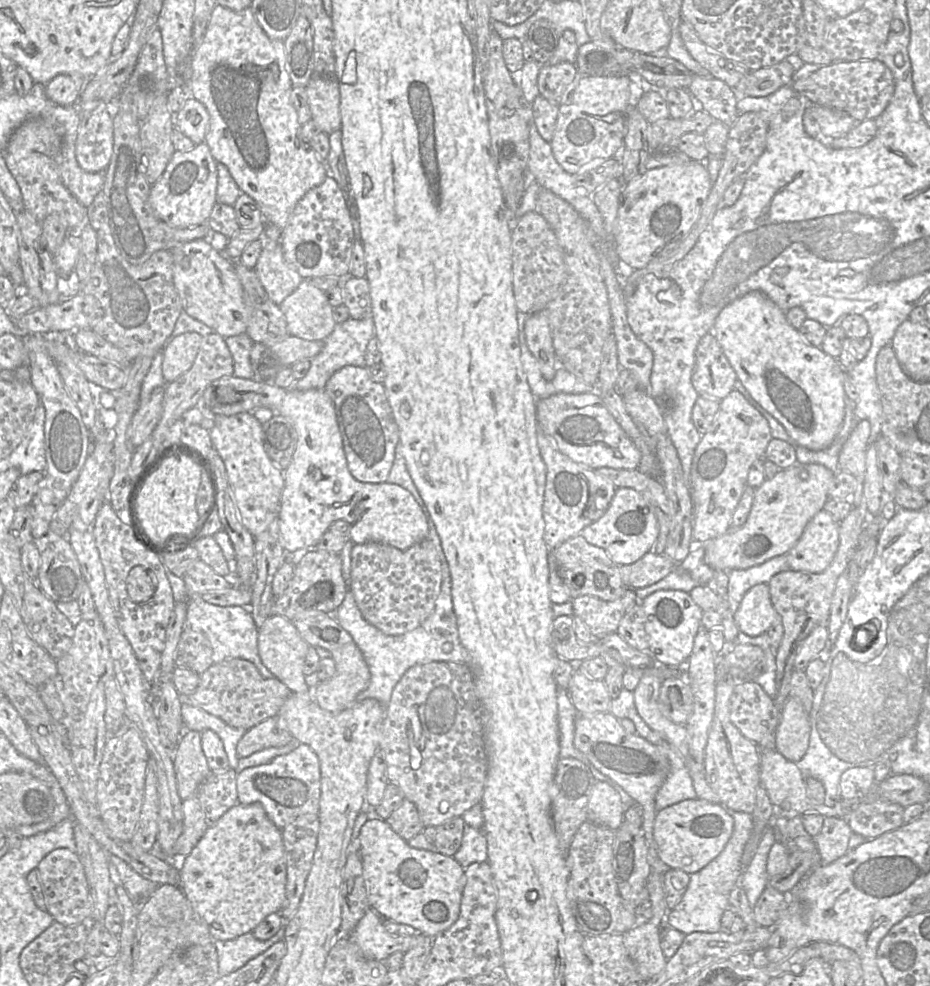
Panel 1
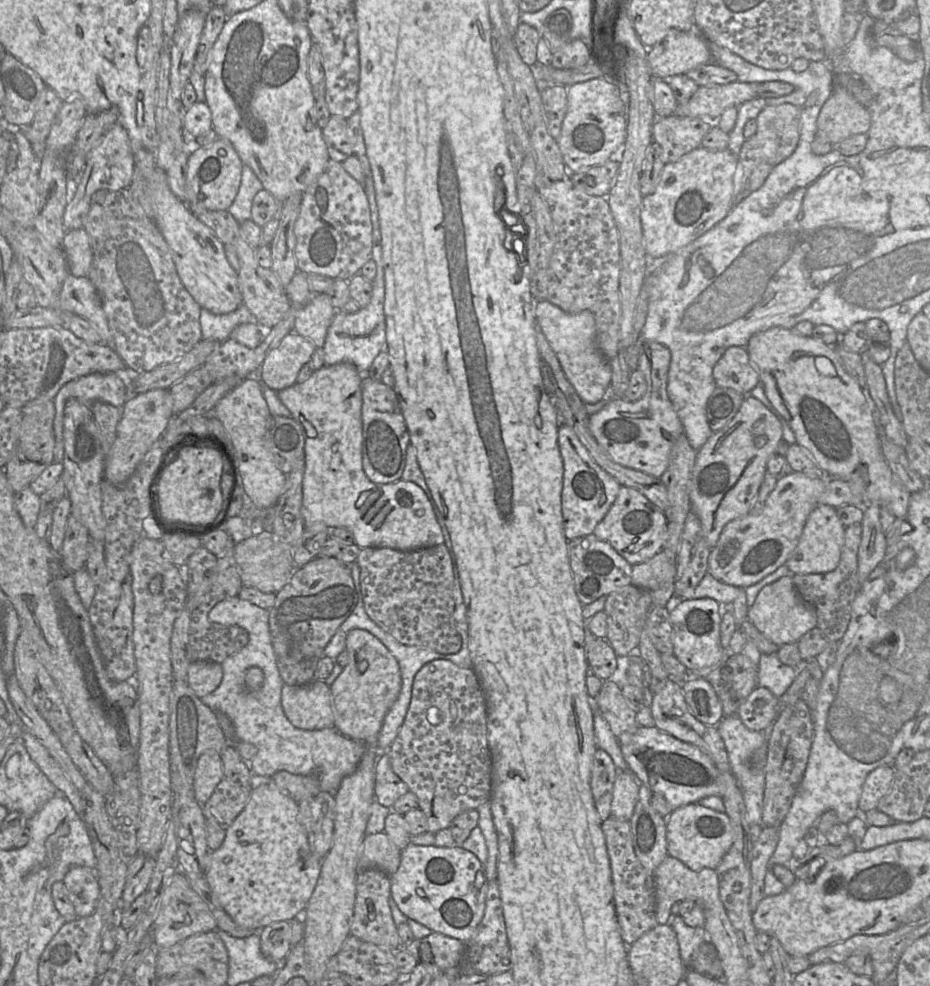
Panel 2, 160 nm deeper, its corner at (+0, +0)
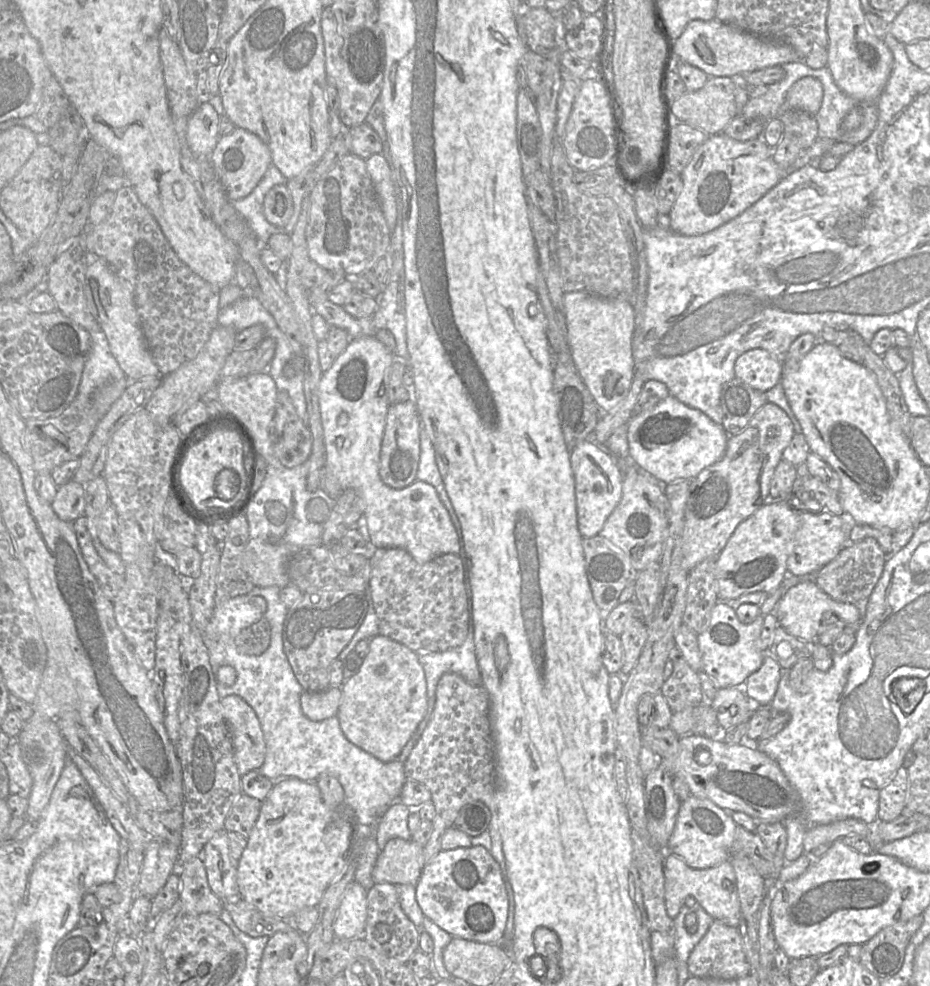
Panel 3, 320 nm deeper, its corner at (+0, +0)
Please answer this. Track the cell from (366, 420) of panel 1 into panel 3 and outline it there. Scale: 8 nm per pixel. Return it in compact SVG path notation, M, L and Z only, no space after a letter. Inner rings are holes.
M413 396L406 402L389 406L379 458L379 476L385 485L393 489L403 489L417 480L420 458L420 431L421 421Z

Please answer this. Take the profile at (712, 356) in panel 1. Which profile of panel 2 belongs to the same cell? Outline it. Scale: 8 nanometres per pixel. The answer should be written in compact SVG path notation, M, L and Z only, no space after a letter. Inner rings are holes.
M731 346L726 349L713 368L713 377L717 387L731 388L740 394L747 395L760 383L757 369L751 363L745 347Z

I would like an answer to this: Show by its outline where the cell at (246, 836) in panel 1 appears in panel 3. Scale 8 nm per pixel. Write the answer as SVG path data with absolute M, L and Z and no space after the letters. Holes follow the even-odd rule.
M291 778L275 784L261 802L259 817L237 862L237 884L242 899L267 916L292 918L304 908L316 907L327 887L355 862L354 881L368 891L375 884L372 870L379 853L373 827L361 824L350 807L329 808L315 782Z

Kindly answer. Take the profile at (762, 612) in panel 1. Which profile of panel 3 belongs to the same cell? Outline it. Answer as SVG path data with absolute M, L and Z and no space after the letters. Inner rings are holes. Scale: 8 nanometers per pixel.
M810 580L791 587L779 600L774 612L779 625L802 641L812 641L830 628L846 626L858 619L858 610L854 605L832 599Z

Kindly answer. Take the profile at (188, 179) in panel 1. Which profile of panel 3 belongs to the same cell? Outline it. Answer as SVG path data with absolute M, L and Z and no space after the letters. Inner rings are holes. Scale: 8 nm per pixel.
M236 128L231 134L220 137L209 157L230 200L249 195L272 164L269 147L256 134Z

